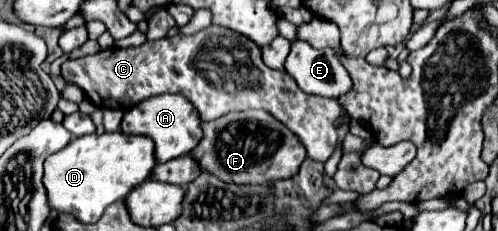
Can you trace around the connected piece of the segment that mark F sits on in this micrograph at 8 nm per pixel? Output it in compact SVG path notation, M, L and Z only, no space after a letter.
M265 110L229 112L217 120L203 122L203 140L191 152L203 170L215 174L223 182L233 184L265 184L293 178L305 160L305 146L277 118Z

